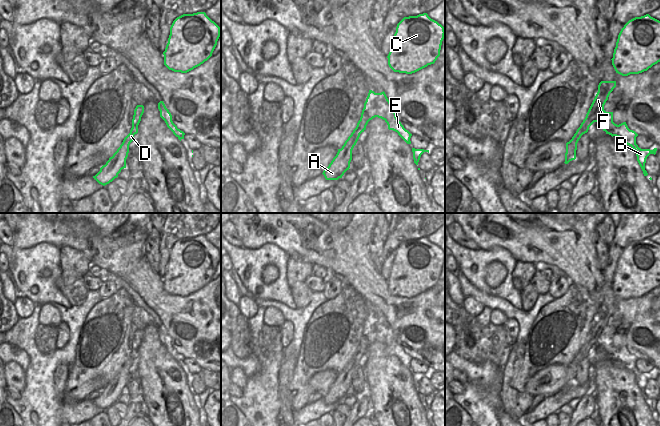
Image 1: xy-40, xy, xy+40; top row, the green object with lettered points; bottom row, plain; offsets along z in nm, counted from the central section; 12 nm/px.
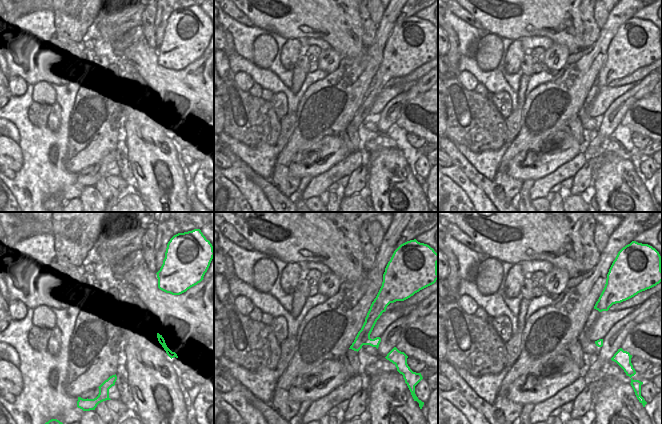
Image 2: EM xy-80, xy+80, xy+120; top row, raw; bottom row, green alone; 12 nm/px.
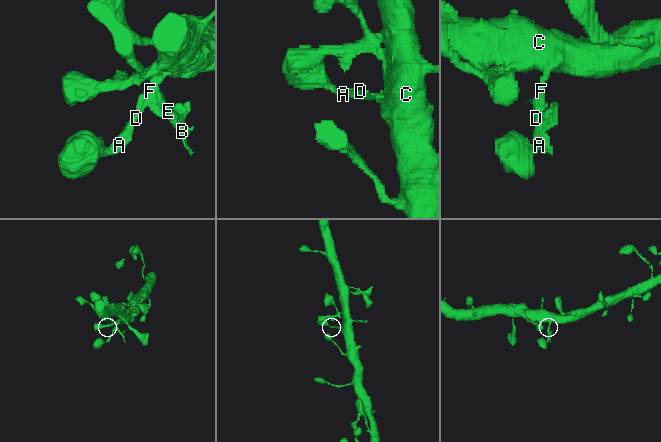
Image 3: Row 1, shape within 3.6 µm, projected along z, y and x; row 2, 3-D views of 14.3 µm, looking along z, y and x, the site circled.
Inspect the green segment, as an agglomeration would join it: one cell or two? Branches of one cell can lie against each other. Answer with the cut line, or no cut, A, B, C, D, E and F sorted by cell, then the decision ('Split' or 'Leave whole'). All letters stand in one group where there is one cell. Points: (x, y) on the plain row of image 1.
No split. Groups: A B C D E F. Leave whole.

